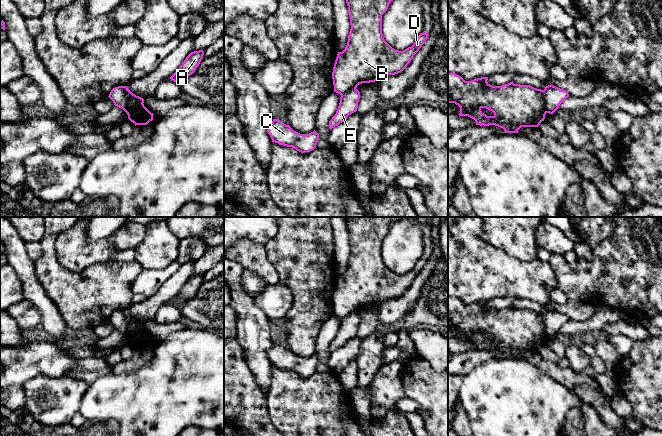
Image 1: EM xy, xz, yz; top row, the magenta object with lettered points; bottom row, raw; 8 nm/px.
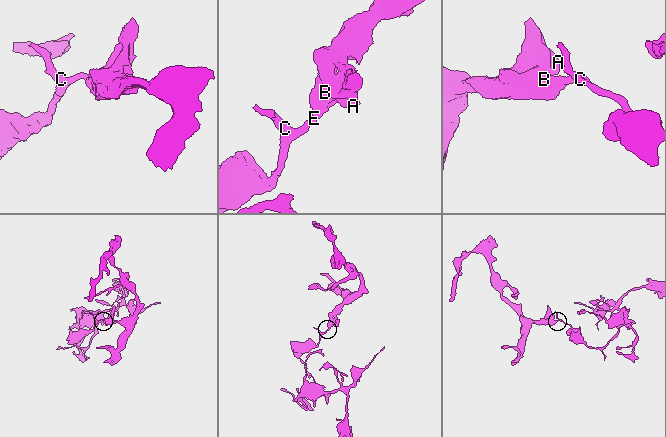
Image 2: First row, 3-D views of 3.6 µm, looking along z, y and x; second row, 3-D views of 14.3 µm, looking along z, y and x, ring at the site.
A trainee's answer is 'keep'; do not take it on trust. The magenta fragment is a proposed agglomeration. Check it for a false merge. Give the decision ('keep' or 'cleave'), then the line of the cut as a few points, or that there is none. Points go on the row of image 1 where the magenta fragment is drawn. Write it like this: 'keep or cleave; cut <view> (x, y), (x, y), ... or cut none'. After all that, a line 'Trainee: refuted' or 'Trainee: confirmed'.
cleave; cut xy (125, 86), (130, 106), (135, 107), (142, 104)
Trainee: refuted

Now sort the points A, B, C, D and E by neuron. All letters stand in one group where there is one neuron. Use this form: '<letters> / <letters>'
A B D / C E

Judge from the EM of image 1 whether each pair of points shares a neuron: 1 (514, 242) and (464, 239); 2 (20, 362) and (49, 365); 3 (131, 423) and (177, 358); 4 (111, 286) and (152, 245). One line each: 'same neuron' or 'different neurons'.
1: different neurons
2: same neuron
3: same neuron
4: different neurons

